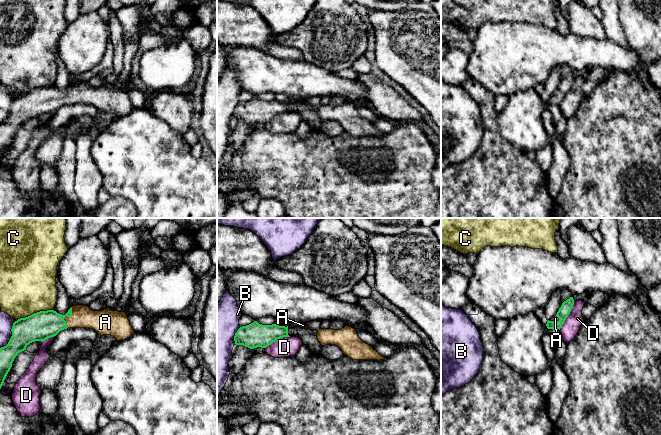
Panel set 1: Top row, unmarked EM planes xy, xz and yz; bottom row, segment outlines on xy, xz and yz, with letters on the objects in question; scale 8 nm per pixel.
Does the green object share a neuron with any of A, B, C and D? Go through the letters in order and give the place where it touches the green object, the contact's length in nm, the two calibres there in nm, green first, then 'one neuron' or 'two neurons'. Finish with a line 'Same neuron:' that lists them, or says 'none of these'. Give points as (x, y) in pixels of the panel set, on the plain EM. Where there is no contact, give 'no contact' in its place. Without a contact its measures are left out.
A: xy (66, 91) | 170 nm | 220/180 nm | one neuron
B: xz (235, 109) | 100 nm | 200/320 nm | two neurons
C: xy (35, 89) | 300 nm | 220/440 nm | two neurons
D: yz (568, 90) | 260 nm | 90/140 nm | two neurons
Same neuron: A

